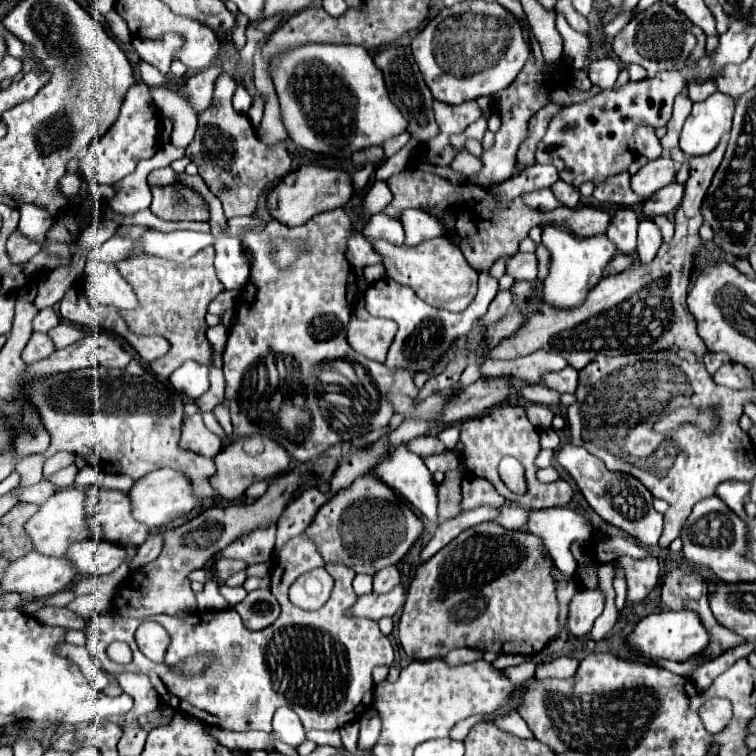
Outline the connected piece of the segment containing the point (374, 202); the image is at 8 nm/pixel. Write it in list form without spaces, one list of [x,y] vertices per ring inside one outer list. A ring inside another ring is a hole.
[[[375,182],[373,188],[369,190],[361,210],[363,210],[365,216],[367,214],[377,214],[377,212],[383,212],[391,204],[391,200],[393,200],[393,194],[387,188],[387,184],[385,182]]]

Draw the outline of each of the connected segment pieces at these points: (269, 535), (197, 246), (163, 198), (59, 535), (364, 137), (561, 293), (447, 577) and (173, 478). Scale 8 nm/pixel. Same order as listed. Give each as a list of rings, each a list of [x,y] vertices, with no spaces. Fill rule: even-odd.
[[[269,524],[267,528],[257,528],[237,538],[225,550],[221,550],[221,556],[243,560],[247,566],[269,562],[275,548],[275,532],[277,532],[277,524]]]
[[[149,230],[139,238],[139,250],[151,256],[161,256],[165,260],[181,262],[189,256],[197,254],[201,248],[215,244],[215,236],[211,232],[159,232]]]
[[[151,186],[151,212],[163,220],[209,220],[205,202],[185,186]]]
[[[63,488],[55,496],[51,496],[39,512],[25,524],[25,530],[33,538],[33,546],[39,552],[53,554],[53,556],[63,556],[71,544],[83,542],[91,538],[89,522],[87,522],[87,490],[85,488]]]
[[[301,46],[289,56],[281,56],[277,72],[273,72],[273,84],[281,104],[283,124],[289,132],[289,138],[311,152],[331,154],[331,156],[351,156],[353,152],[365,146],[381,146],[385,140],[405,132],[405,118],[397,112],[397,106],[389,100],[385,92],[385,82],[381,70],[373,64],[369,52],[361,46]]]
[[[555,224],[543,226],[543,244],[551,252],[549,276],[543,282],[543,300],[557,308],[571,308],[581,304],[581,300],[585,300],[585,294],[589,294],[589,288],[599,282],[601,272],[617,252],[617,248],[609,244],[607,236],[577,238],[573,232]]]
[[[485,522],[477,526],[477,532],[463,532],[459,534],[455,540],[451,540],[445,548],[441,548],[433,558],[429,558],[427,562],[419,564],[415,570],[415,578],[409,586],[407,592],[407,602],[399,620],[399,642],[401,648],[405,650],[405,654],[411,660],[431,660],[431,658],[443,658],[447,656],[451,650],[455,648],[477,648],[483,652],[495,652],[495,654],[527,654],[527,656],[535,656],[537,652],[541,652],[561,630],[567,628],[567,624],[559,622],[559,600],[557,600],[557,580],[551,574],[553,570],[553,562],[549,558],[549,550],[545,548],[543,540],[527,530],[509,530],[503,528],[497,522]]]
[[[161,468],[161,470],[151,472],[149,476],[137,480],[129,492],[129,498],[133,500],[133,516],[137,516],[137,520],[149,524],[149,528],[167,526],[167,524],[175,522],[177,518],[195,510],[199,504],[199,498],[193,492],[193,484],[191,484],[189,476],[185,476],[185,472],[179,472],[173,468]]]

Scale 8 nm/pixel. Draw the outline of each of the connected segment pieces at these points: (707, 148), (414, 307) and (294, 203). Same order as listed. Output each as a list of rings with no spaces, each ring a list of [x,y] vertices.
[[[713,94],[703,102],[695,102],[689,118],[679,134],[679,146],[689,156],[709,154],[723,134],[731,130],[733,98],[727,94]]]
[[[479,272],[479,292],[475,296],[475,300],[469,304],[467,310],[463,312],[447,312],[441,308],[433,308],[427,302],[423,302],[409,286],[397,284],[395,280],[389,278],[381,278],[373,284],[369,284],[367,292],[365,292],[365,308],[369,314],[373,316],[389,316],[393,322],[397,322],[399,330],[397,336],[387,352],[387,360],[385,366],[387,368],[403,368],[411,374],[417,372],[433,372],[435,366],[439,364],[439,360],[445,356],[445,352],[449,348],[455,346],[455,342],[461,336],[467,336],[467,332],[473,328],[473,324],[485,316],[491,300],[495,298],[499,290],[499,280],[493,278],[489,272]]]
[[[307,164],[297,168],[295,172],[289,172],[277,188],[273,188],[267,196],[267,206],[271,210],[271,216],[287,226],[301,226],[307,220],[311,220],[315,214],[343,208],[349,198],[353,196],[353,180],[351,176],[341,168],[327,168],[319,164]]]

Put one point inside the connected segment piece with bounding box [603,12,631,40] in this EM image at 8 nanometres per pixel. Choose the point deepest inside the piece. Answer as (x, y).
(612, 28)

